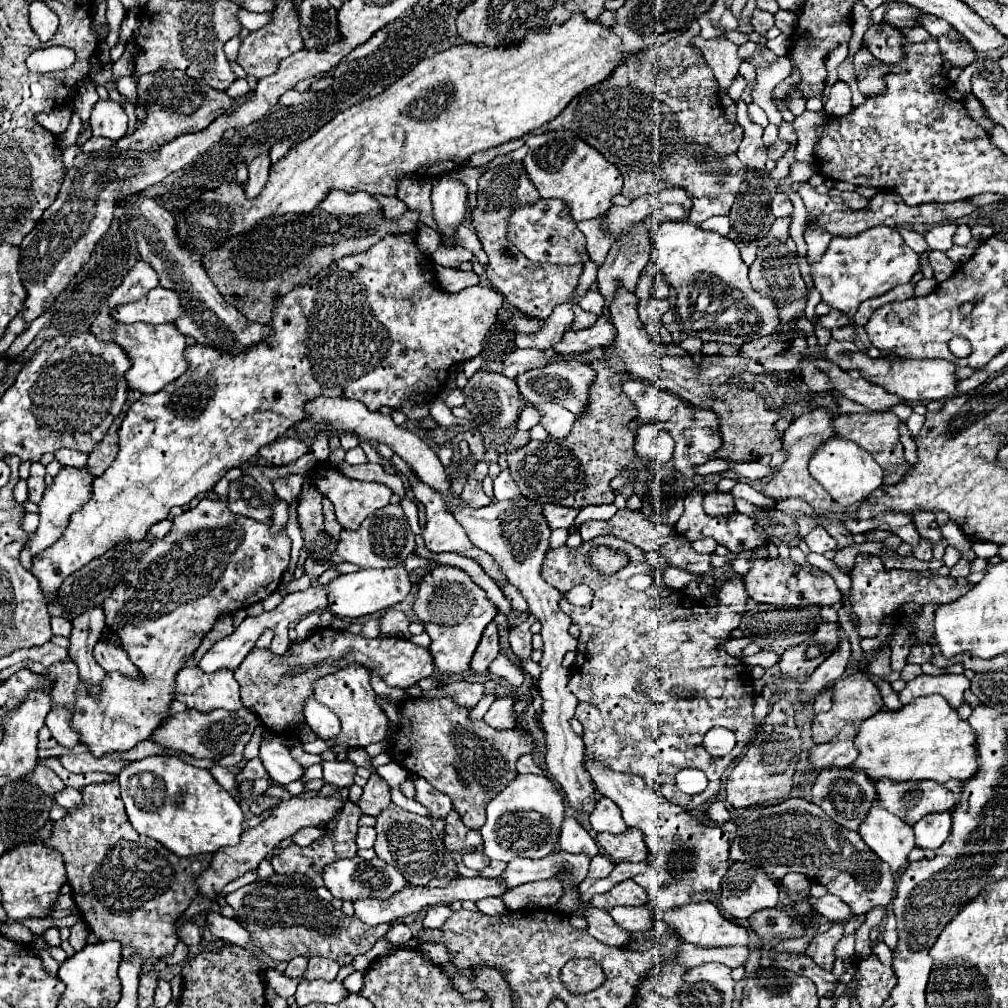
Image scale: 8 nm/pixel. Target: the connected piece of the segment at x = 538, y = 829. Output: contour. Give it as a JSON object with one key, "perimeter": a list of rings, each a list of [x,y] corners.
{"perimeter":[[[520,774],[486,808],[488,820],[482,826],[484,854],[492,860],[510,862],[512,858],[544,858],[558,848],[564,802],[556,786],[546,776]]]}

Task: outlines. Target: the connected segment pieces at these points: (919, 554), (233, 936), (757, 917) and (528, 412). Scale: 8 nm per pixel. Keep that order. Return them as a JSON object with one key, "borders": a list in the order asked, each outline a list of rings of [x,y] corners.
{"borders":[[[[920,538],[920,544],[912,548],[912,554],[918,558],[918,560],[930,560],[932,558],[932,544],[924,538]]],[[[208,912],[206,914],[206,924],[210,932],[234,946],[246,946],[250,942],[250,932],[242,930],[242,926],[234,918],[226,918],[220,912]]],[[[782,908],[760,910],[752,914],[748,922],[750,922],[750,928],[762,938],[764,944],[774,940],[776,936],[782,936],[784,940],[804,936],[804,926],[796,918],[788,916]]],[[[522,408],[522,414],[520,414],[520,418],[518,418],[518,424],[516,424],[516,428],[518,430],[530,430],[530,428],[534,428],[536,424],[538,424],[538,410],[534,410],[534,408]]]]}

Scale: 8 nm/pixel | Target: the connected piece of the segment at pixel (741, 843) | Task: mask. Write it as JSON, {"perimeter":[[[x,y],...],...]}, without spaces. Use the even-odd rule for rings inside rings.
{"perimeter":[[[790,798],[782,804],[774,806],[756,806],[746,812],[746,816],[740,820],[736,838],[730,848],[730,858],[738,862],[750,862],[758,868],[762,868],[770,878],[780,880],[786,874],[804,874],[812,882],[820,882],[828,888],[830,894],[838,896],[844,904],[850,906],[854,914],[866,914],[874,906],[888,906],[894,898],[894,874],[890,874],[890,866],[882,862],[860,838],[858,832],[850,832],[842,826],[838,826],[828,814],[820,810],[820,806],[806,802],[802,798]]]}

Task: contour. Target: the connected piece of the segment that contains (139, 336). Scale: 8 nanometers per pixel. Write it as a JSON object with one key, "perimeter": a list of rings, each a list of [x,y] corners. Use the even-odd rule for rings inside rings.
{"perimeter":[[[118,324],[114,330],[114,342],[122,346],[132,360],[132,368],[126,372],[126,382],[130,388],[142,394],[154,394],[162,390],[168,382],[174,382],[188,368],[184,348],[186,336],[174,326],[146,326],[146,324]]]}

